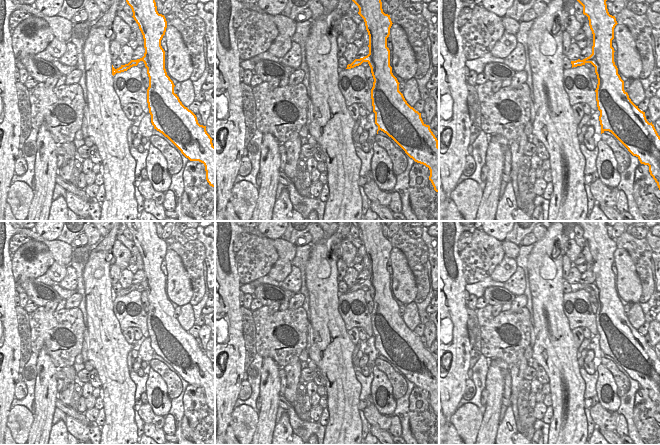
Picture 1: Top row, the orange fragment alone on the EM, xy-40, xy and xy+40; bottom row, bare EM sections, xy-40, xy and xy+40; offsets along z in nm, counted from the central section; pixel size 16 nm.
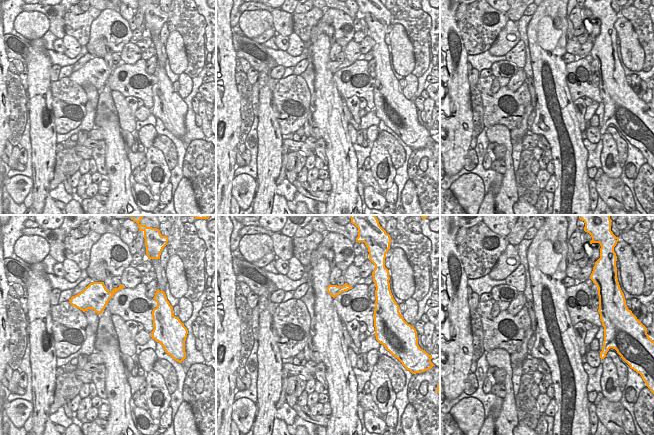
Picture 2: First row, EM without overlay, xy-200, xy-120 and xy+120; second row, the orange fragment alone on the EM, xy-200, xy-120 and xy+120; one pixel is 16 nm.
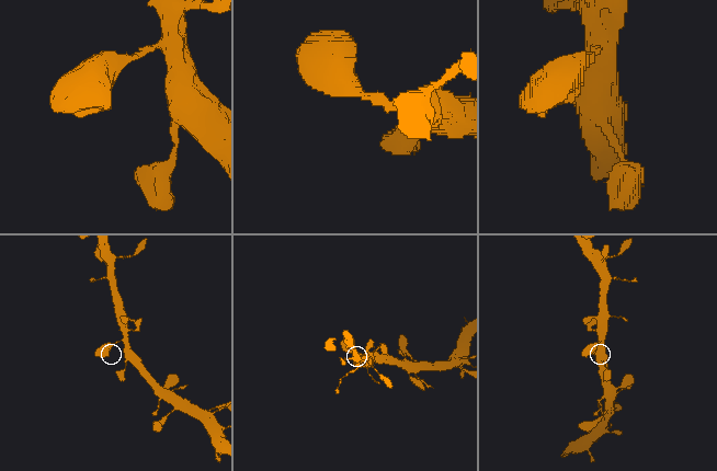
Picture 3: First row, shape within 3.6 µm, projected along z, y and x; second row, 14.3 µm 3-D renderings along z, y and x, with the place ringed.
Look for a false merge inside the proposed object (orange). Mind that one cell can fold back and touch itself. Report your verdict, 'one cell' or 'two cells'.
one cell

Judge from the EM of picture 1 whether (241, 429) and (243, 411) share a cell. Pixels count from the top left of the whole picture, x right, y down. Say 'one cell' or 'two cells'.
one cell

